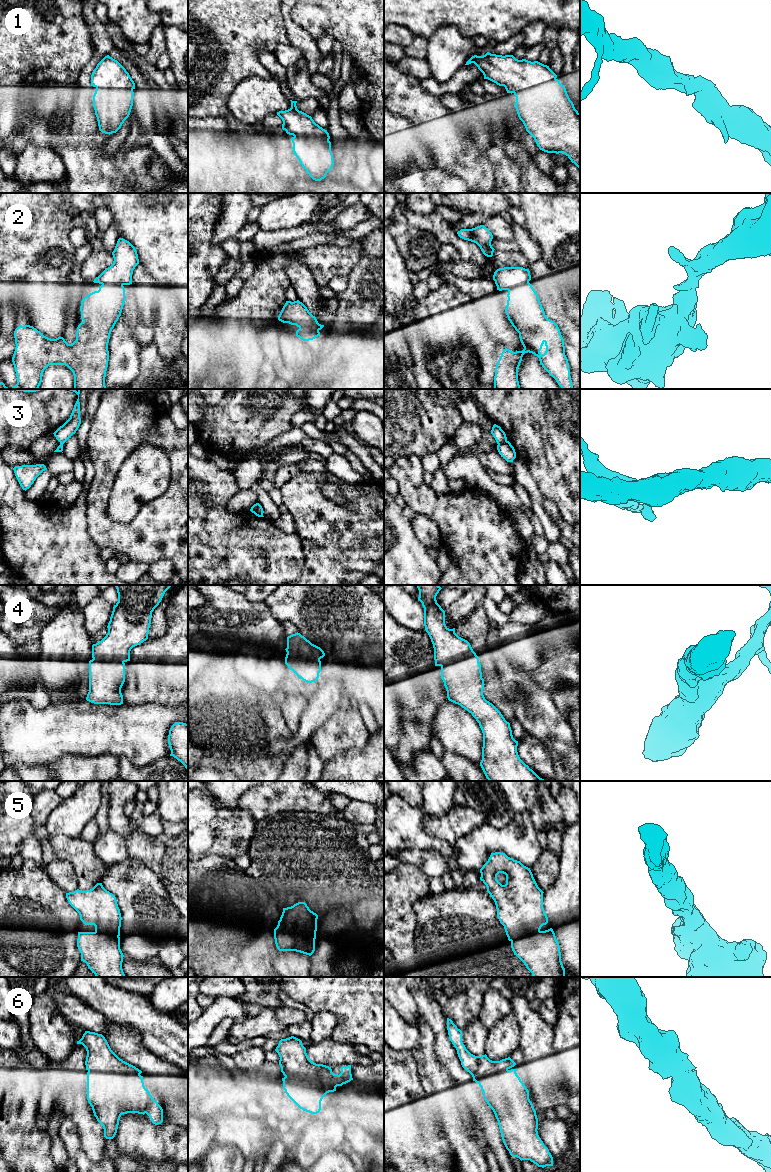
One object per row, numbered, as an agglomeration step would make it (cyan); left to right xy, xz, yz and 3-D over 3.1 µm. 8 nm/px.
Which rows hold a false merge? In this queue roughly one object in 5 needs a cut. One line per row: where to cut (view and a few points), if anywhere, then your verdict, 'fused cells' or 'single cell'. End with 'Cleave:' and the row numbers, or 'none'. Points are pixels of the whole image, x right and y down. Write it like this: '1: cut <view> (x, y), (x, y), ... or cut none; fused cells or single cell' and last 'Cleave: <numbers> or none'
1: cut none; single cell
2: cut none; single cell
3: cut yz (506, 440), (498, 444); fused cells
4: cut none; single cell
5: cut none; single cell
6: cut none; single cell
Cleave: 3

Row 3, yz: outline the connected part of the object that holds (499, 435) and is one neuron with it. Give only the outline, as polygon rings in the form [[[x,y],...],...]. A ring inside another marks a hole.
[[[496,424],[493,425],[491,434],[495,438],[497,444],[501,444],[501,443],[507,441],[505,432],[501,429],[500,426],[498,426]]]

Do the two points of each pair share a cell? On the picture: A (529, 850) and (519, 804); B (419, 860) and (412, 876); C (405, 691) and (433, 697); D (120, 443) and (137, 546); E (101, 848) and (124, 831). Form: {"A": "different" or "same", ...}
{"A": "different", "B": "different", "C": "same", "D": "same", "E": "different"}

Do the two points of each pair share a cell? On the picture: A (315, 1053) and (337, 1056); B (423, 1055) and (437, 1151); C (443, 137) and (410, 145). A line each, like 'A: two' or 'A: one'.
A: one
B: two
C: two

